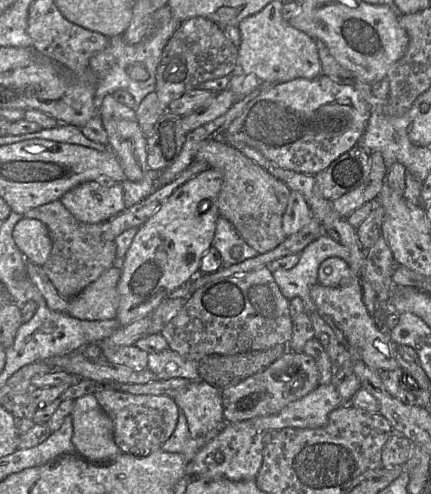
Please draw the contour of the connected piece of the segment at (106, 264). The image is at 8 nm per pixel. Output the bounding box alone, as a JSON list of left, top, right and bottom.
[24,200,115,300]

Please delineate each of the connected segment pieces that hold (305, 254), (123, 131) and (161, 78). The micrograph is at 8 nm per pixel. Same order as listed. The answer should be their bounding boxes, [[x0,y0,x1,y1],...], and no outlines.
[[272,235,350,312],[102,119,148,182],[155,16,238,111]]

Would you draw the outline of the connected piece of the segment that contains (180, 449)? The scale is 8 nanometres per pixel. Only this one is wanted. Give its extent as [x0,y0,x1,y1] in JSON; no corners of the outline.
[161,410,227,462]

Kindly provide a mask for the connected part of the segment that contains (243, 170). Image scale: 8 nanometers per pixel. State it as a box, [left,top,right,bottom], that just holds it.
[194,139,291,254]

